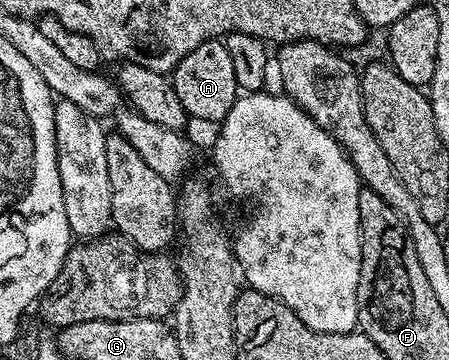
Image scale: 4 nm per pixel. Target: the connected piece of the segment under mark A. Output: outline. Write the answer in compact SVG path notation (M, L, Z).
M216 39L201 43L201 47L193 47L169 77L171 86L177 91L188 118L199 121L215 121L221 123L225 115L233 107L235 98L240 92L237 75L233 75L233 63L226 44Z

